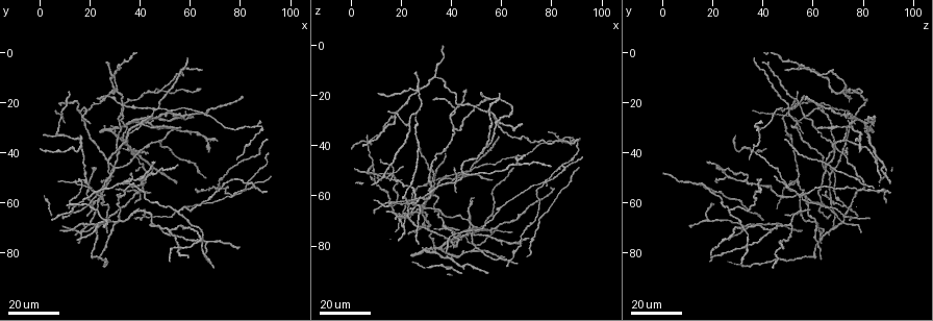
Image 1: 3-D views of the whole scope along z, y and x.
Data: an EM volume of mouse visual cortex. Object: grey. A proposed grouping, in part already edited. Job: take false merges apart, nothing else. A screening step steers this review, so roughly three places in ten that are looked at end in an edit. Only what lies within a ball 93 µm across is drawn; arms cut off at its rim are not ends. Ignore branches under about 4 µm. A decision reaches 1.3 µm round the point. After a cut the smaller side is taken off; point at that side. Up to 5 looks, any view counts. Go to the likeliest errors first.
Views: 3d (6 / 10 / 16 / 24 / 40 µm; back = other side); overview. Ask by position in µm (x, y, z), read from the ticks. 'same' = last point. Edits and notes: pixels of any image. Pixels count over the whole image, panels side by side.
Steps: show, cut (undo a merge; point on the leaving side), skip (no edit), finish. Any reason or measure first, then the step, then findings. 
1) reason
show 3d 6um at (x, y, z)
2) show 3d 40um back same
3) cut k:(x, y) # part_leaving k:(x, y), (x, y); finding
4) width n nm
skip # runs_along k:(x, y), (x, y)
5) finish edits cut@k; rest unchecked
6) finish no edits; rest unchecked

arms part here
show 3d 16um at (48, 22, 50)

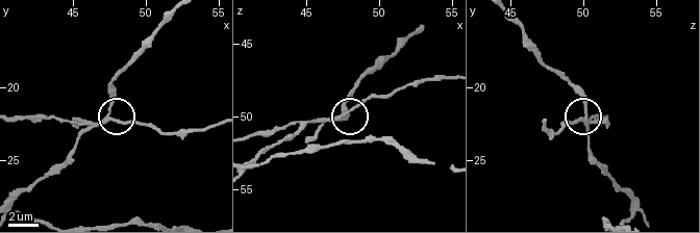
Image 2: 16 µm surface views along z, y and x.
show 3d 10um at (47.6, 22.2, 49.8)

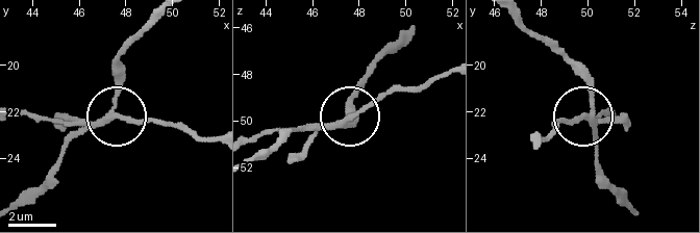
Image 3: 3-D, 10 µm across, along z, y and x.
side_arm 29 um
cut 3:(133, 120) # part_leaving 3:(101, 124), (147, 118), (213, 135); two cells meet here

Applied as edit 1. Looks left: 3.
show overview

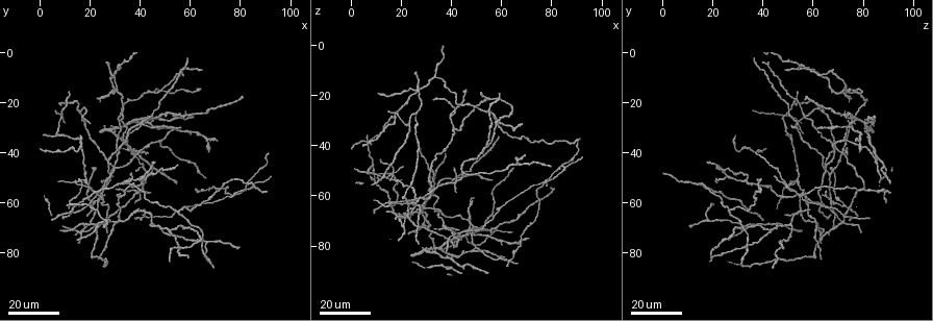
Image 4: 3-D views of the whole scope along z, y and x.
side arm on a straight run
show 3d 16um at (25, 67, 72)

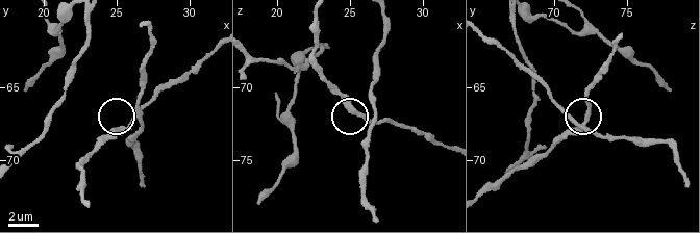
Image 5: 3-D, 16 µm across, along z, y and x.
zoom in
show 3d 6um at (26.0, 67.4, 72.2)

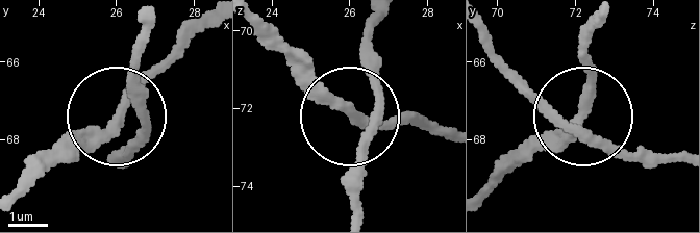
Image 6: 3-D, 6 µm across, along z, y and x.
side_arm 63 um
skip # runs_along 6:(377, 21), (374, 91), (350, 114), (268, 34); all the same cell

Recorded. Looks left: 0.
finish edits cut@3; rest unchecked

